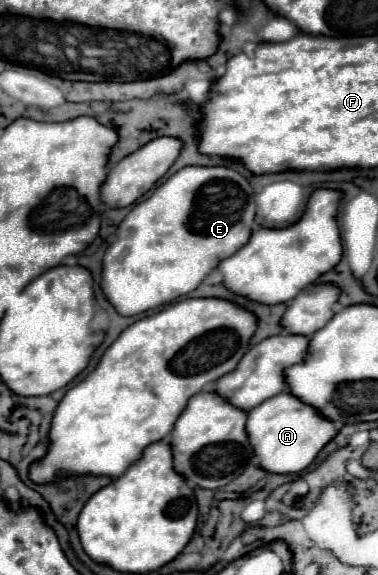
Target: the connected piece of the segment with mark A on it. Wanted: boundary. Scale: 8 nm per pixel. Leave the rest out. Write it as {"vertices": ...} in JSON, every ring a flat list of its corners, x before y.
{"vertices":[[284,390,282,394,268,398,248,412,246,432,248,442,252,444,254,454,260,458,260,466,264,470,276,474,296,474,306,470,322,448,336,438,338,426,332,424,332,420,324,420,316,408,300,404,296,396,288,396,288,390]]}

